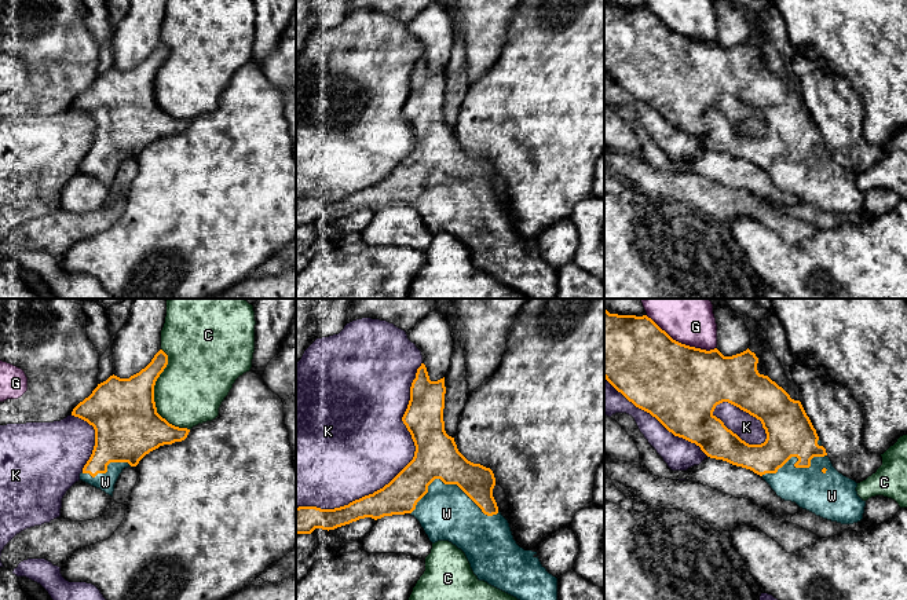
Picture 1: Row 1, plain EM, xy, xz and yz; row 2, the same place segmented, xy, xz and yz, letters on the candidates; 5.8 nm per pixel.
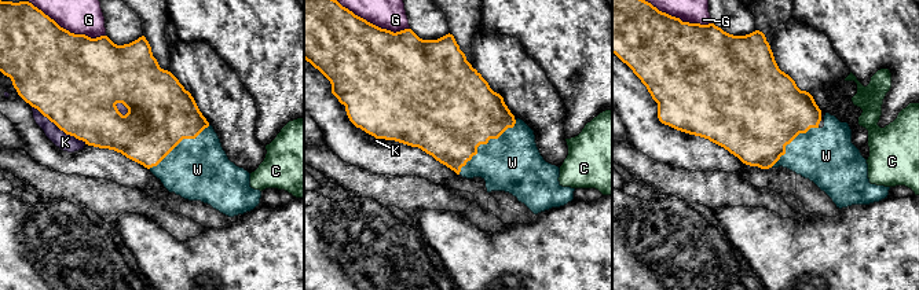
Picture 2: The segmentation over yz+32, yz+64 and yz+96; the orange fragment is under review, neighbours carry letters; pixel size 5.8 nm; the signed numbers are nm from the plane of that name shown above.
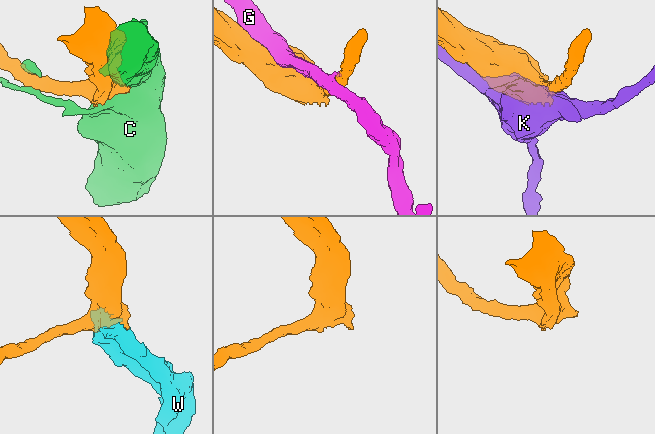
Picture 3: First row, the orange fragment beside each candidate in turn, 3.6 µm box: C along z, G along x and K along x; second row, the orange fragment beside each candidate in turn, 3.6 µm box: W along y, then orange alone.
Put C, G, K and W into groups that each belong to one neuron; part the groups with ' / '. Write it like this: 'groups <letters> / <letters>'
groups C / G / K / W

